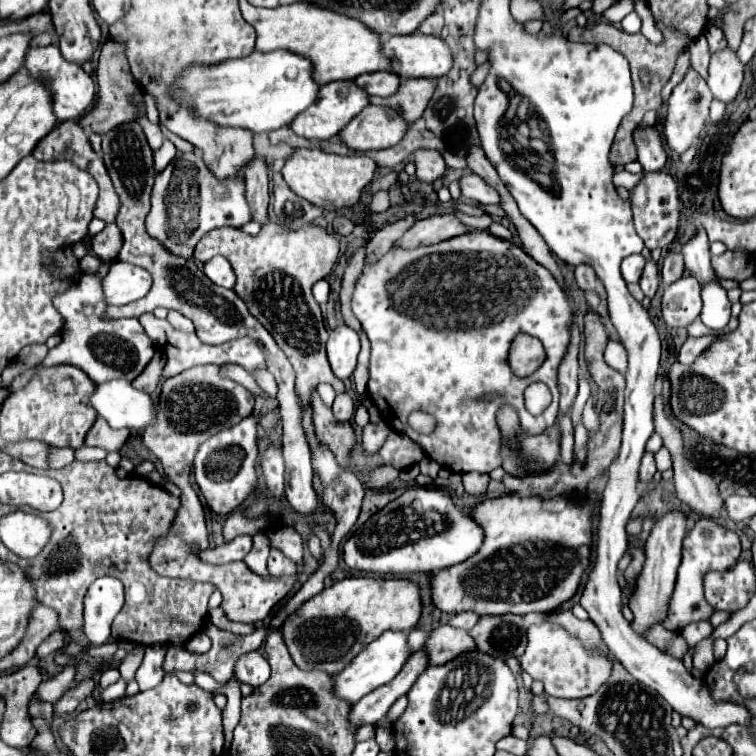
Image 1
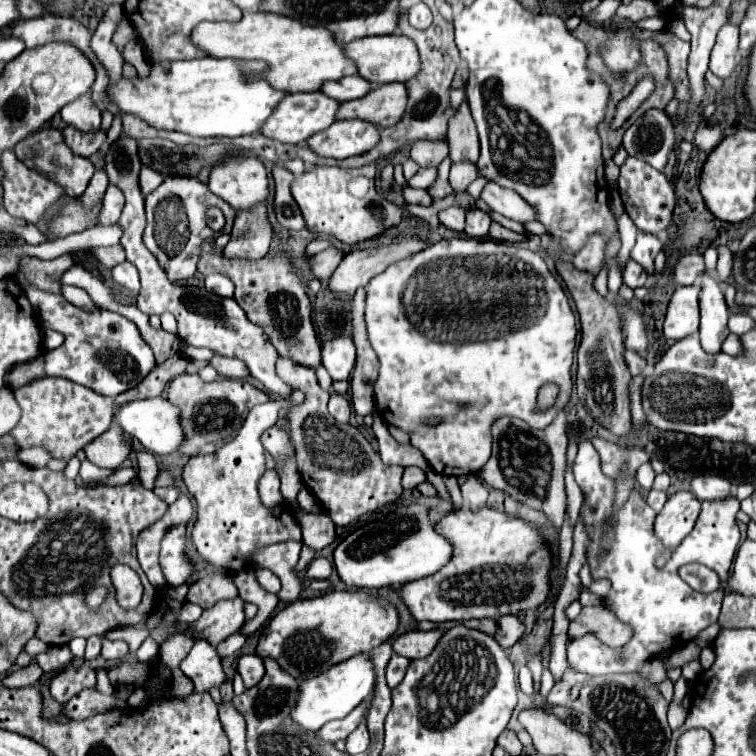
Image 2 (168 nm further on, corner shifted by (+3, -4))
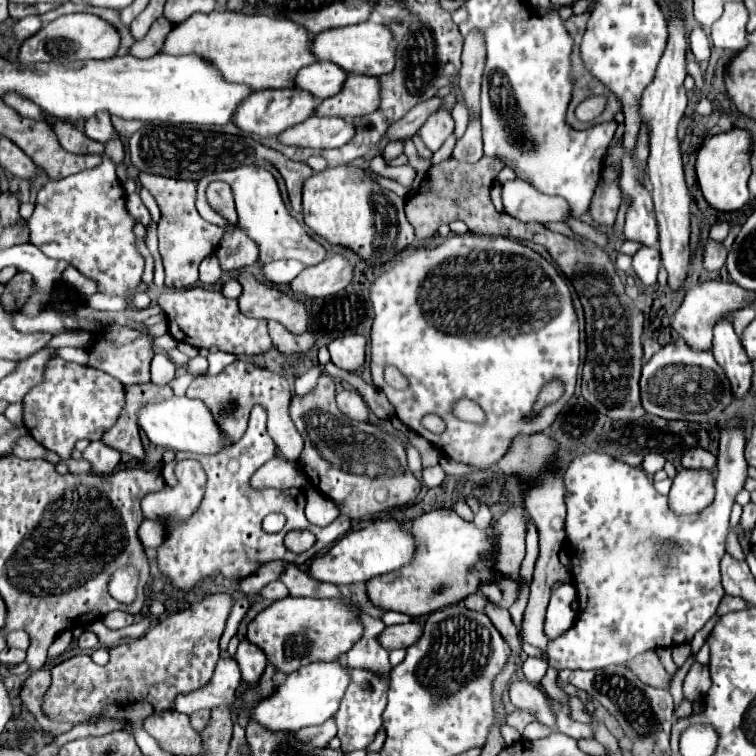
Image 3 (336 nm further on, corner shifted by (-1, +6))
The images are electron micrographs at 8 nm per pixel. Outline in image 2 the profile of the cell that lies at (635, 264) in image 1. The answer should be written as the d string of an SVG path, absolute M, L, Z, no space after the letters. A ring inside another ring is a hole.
M628 260L626 270L624 270L624 284L630 288L638 288L644 286L648 280L648 272L634 260Z

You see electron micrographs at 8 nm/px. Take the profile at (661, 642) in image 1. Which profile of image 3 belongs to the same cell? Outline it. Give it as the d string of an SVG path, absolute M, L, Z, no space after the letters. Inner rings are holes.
M690 643L680 644L672 648L672 659L676 662L676 666L682 666L688 659L690 654Z

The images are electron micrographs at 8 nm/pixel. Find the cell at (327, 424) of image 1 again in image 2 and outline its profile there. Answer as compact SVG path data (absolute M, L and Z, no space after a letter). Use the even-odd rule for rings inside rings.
M278 356L276 374L290 386L306 394L306 402L294 406L288 412L290 438L296 446L298 470L302 484L316 496L322 510L332 518L336 526L348 526L358 516L374 512L386 504L396 502L402 496L402 466L386 466L372 444L350 424L336 422L326 404L330 394L320 388L316 372L308 366L296 364L290 358Z

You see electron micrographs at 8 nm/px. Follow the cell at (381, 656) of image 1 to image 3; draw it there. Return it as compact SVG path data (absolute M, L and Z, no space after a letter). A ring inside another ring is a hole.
M342 658L336 662L314 662L302 666L300 670L288 674L286 682L278 686L272 698L262 700L256 708L250 710L250 716L270 730L300 730L304 726L316 726L326 722L340 708L340 698L348 688L350 672Z

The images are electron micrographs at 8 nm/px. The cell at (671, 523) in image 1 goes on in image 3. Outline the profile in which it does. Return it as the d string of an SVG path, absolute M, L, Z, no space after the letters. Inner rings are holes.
M680 470L672 480L668 506L676 514L698 514L714 500L714 474L706 470Z

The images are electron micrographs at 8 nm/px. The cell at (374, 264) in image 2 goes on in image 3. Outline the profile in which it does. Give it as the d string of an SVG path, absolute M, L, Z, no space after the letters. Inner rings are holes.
M336 254L316 266L306 268L290 282L294 294L302 298L322 298L344 290L354 278L354 266L346 256Z

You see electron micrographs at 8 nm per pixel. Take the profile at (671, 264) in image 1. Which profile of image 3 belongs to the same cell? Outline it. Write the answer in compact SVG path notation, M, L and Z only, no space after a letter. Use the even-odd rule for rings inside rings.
M708 240L706 246L704 246L704 252L702 252L702 266L704 270L720 270L726 262L726 248L716 242L716 240Z

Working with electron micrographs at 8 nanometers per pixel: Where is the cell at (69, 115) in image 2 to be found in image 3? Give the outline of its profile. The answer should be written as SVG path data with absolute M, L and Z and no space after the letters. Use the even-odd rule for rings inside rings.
M96 114L92 118L86 118L84 122L84 134L92 140L98 140L98 142L108 142L110 136L112 136L112 124L110 124L110 114Z

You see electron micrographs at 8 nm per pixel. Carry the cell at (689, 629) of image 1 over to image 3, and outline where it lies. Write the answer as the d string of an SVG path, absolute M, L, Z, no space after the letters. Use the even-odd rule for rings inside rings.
M724 596L724 598L722 598L722 602L720 602L720 606L718 606L716 616L720 618L720 616L724 616L724 614L728 614L728 612L734 612L734 610L744 610L746 606L748 606L748 604L746 604L742 598Z

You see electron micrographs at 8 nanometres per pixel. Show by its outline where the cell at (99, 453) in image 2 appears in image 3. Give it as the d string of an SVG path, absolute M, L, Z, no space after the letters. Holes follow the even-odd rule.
M100 440L90 442L90 446L84 450L82 456L92 464L92 472L96 474L110 474L120 462L120 452L112 450L110 446L104 446L104 442Z

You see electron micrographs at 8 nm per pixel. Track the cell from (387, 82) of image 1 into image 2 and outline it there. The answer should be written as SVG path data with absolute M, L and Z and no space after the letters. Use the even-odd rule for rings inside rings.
M358 74L354 76L344 76L338 82L336 80L328 80L320 86L320 92L324 92L326 96L334 98L336 102L346 102L346 100L354 100L364 96L370 90L370 84L364 82L364 78L360 78Z

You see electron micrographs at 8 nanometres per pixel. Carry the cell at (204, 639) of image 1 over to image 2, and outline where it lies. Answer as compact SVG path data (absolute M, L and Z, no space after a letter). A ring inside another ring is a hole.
M204 640L194 642L190 654L182 660L180 670L192 678L194 692L208 692L212 688L220 688L226 682L220 656L210 644L204 644Z

